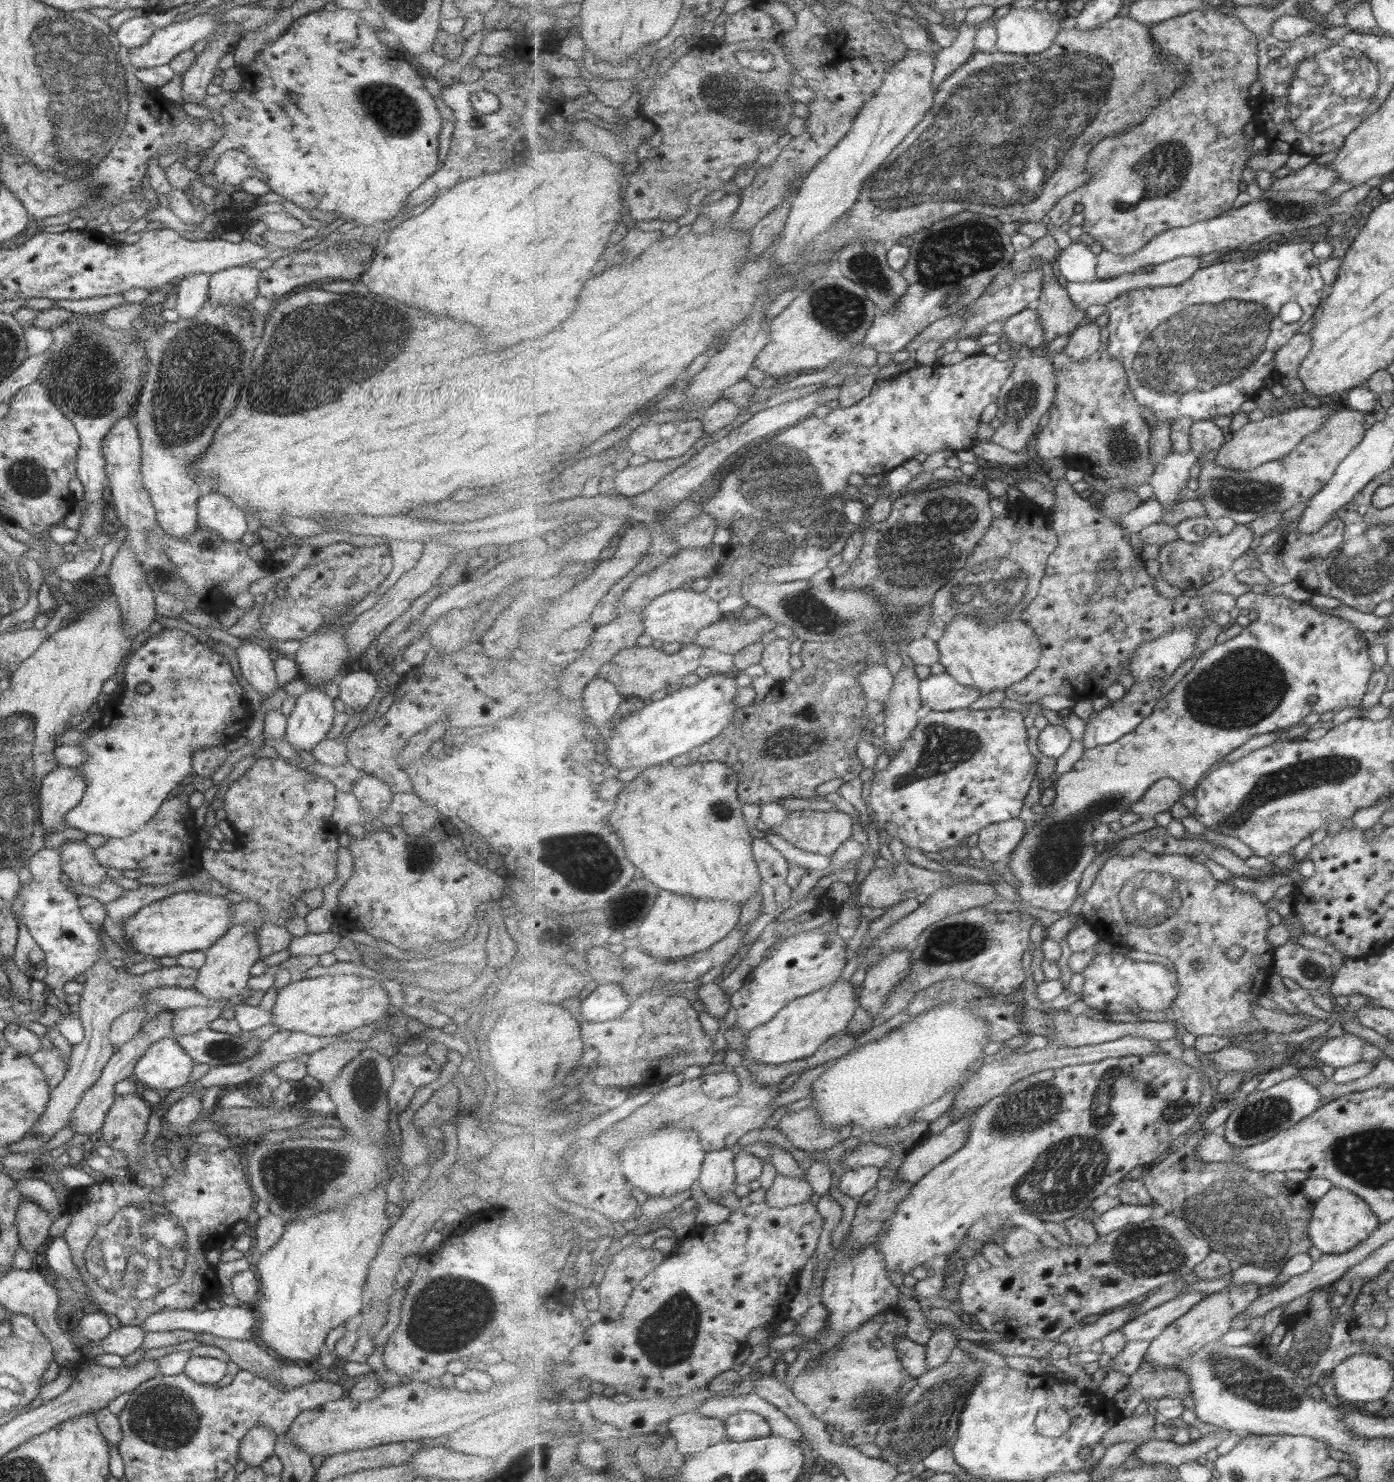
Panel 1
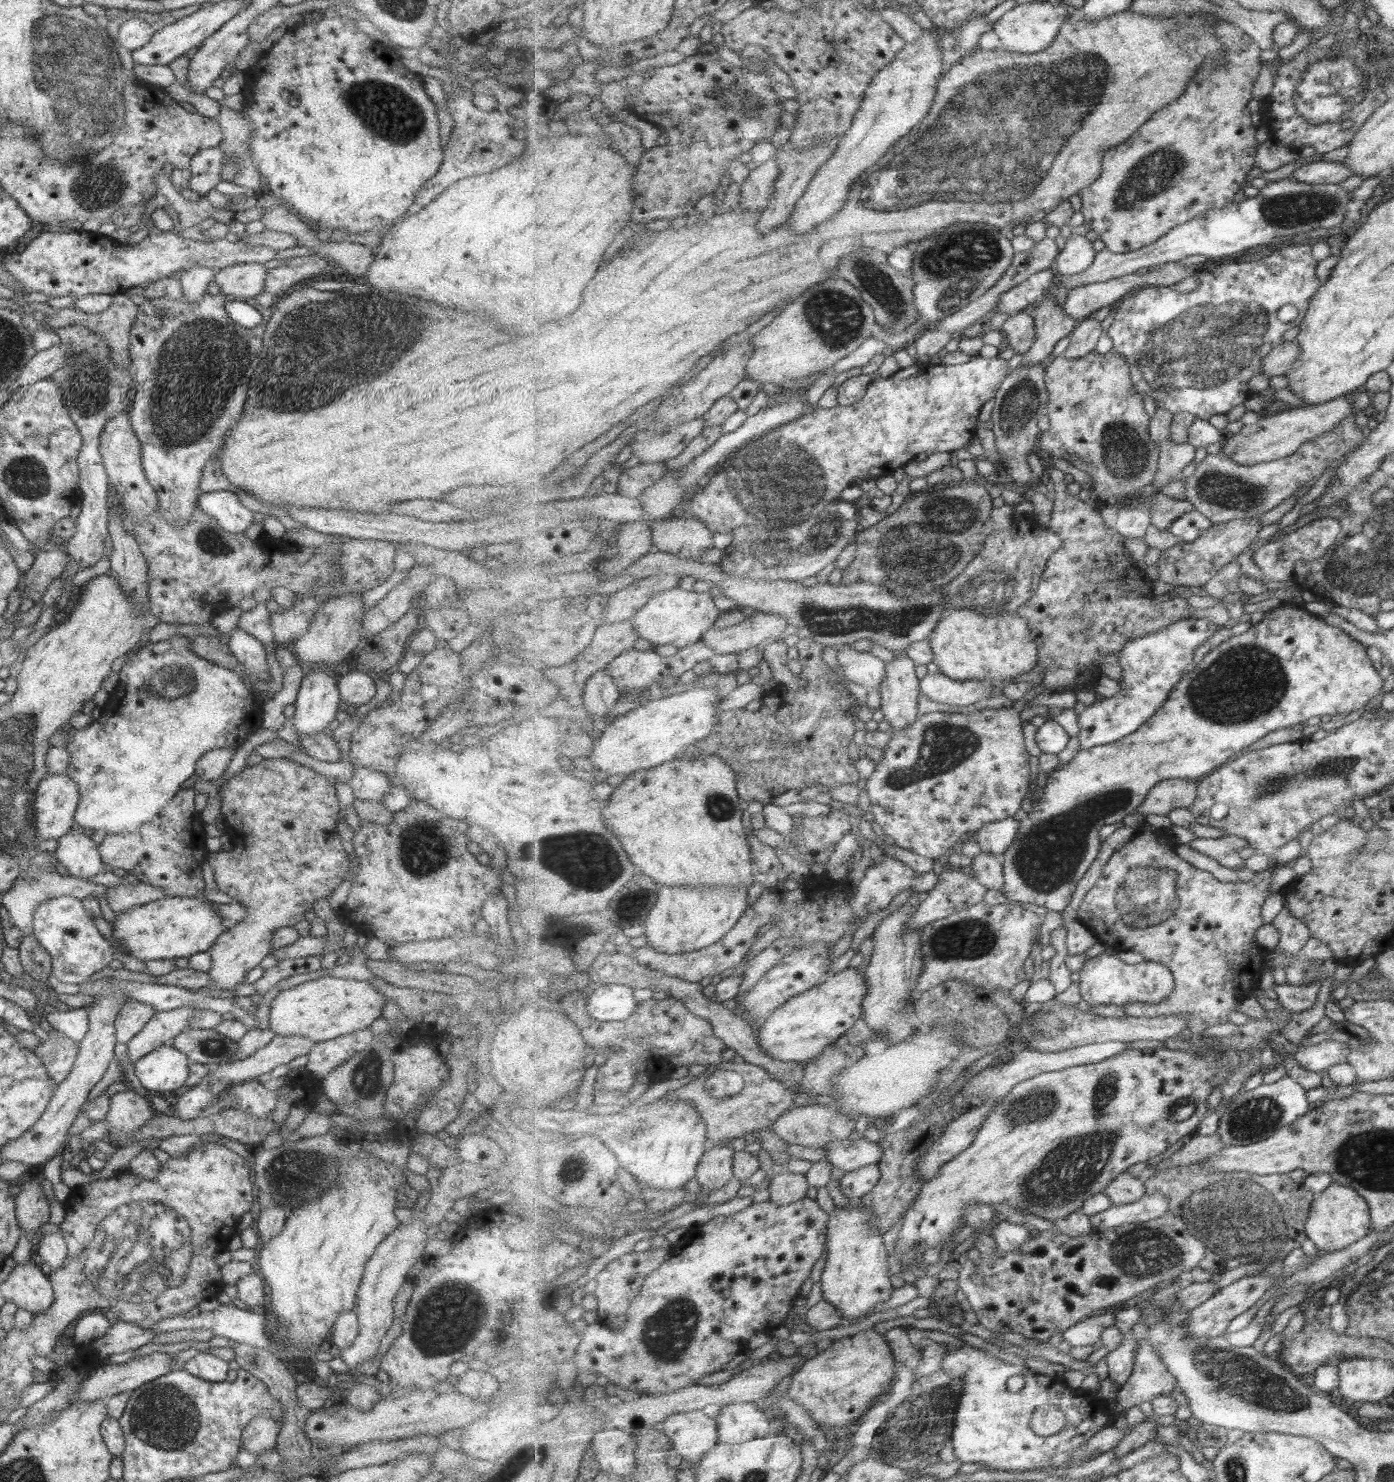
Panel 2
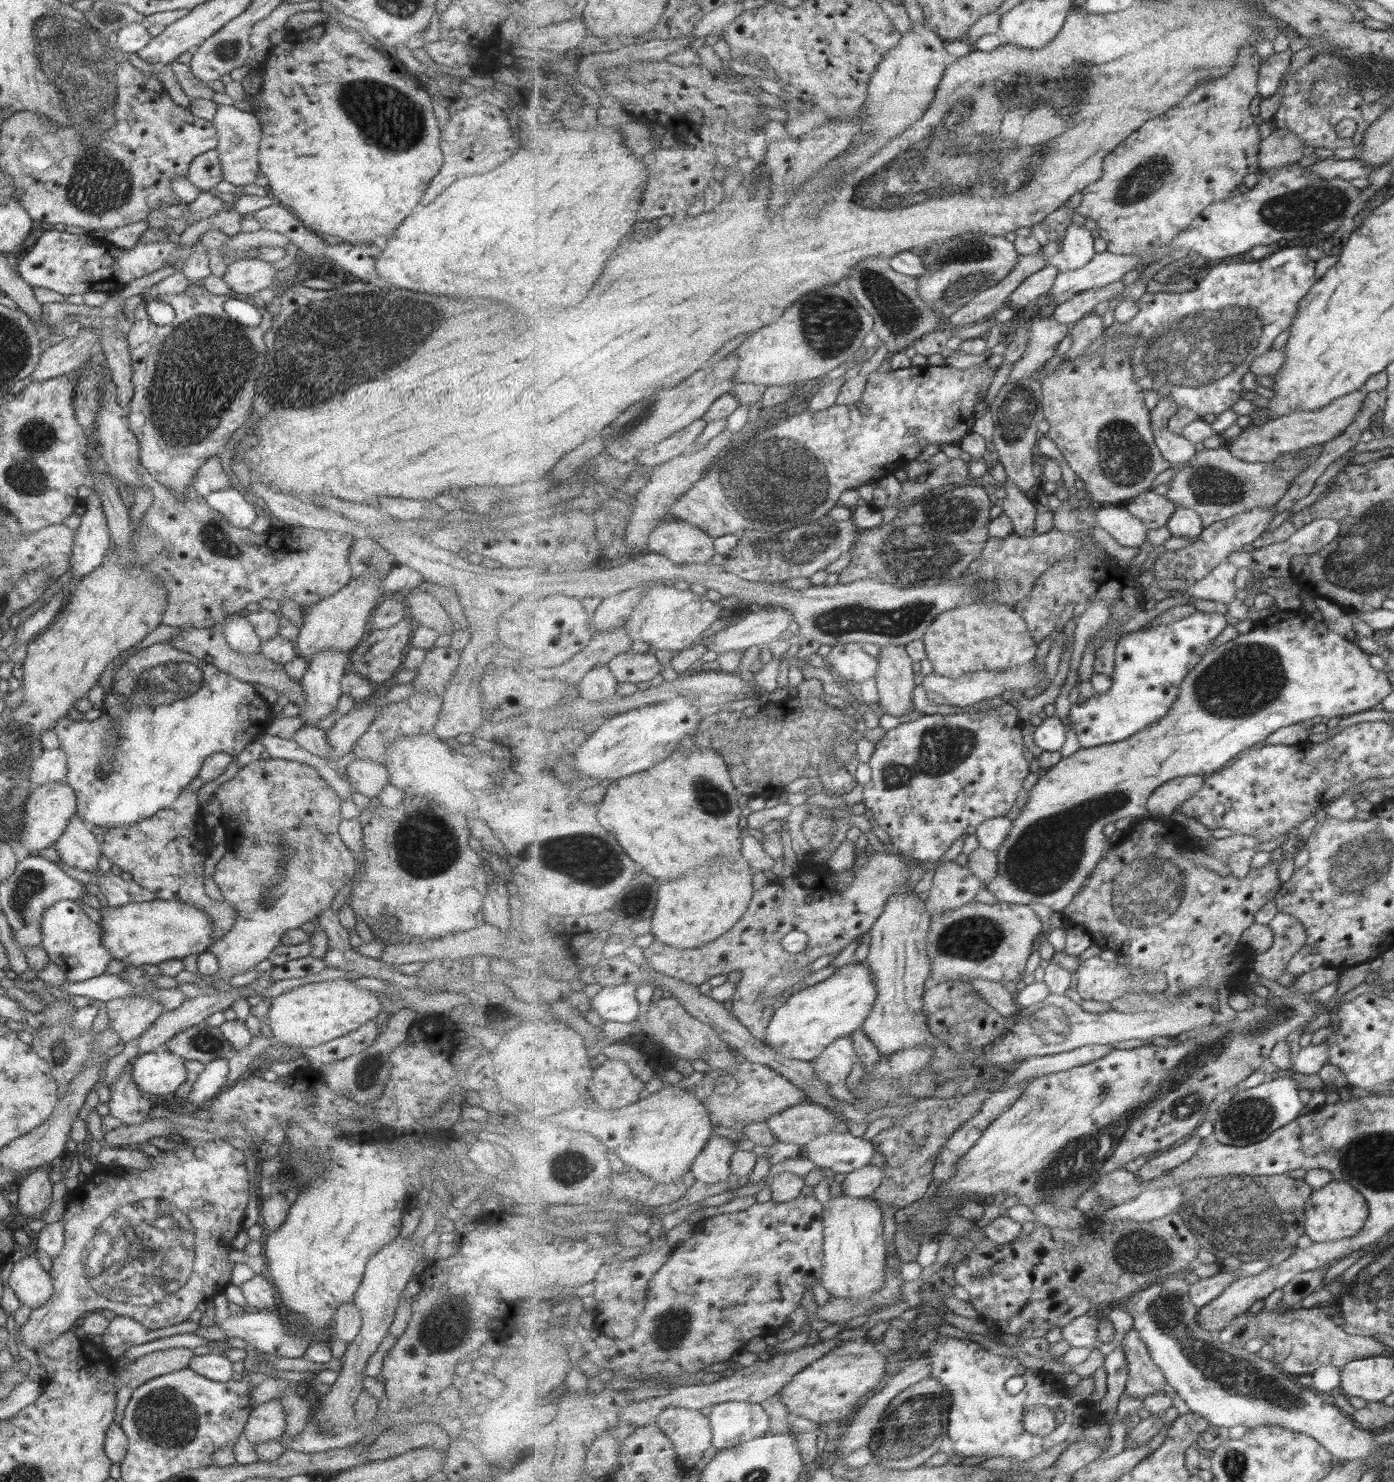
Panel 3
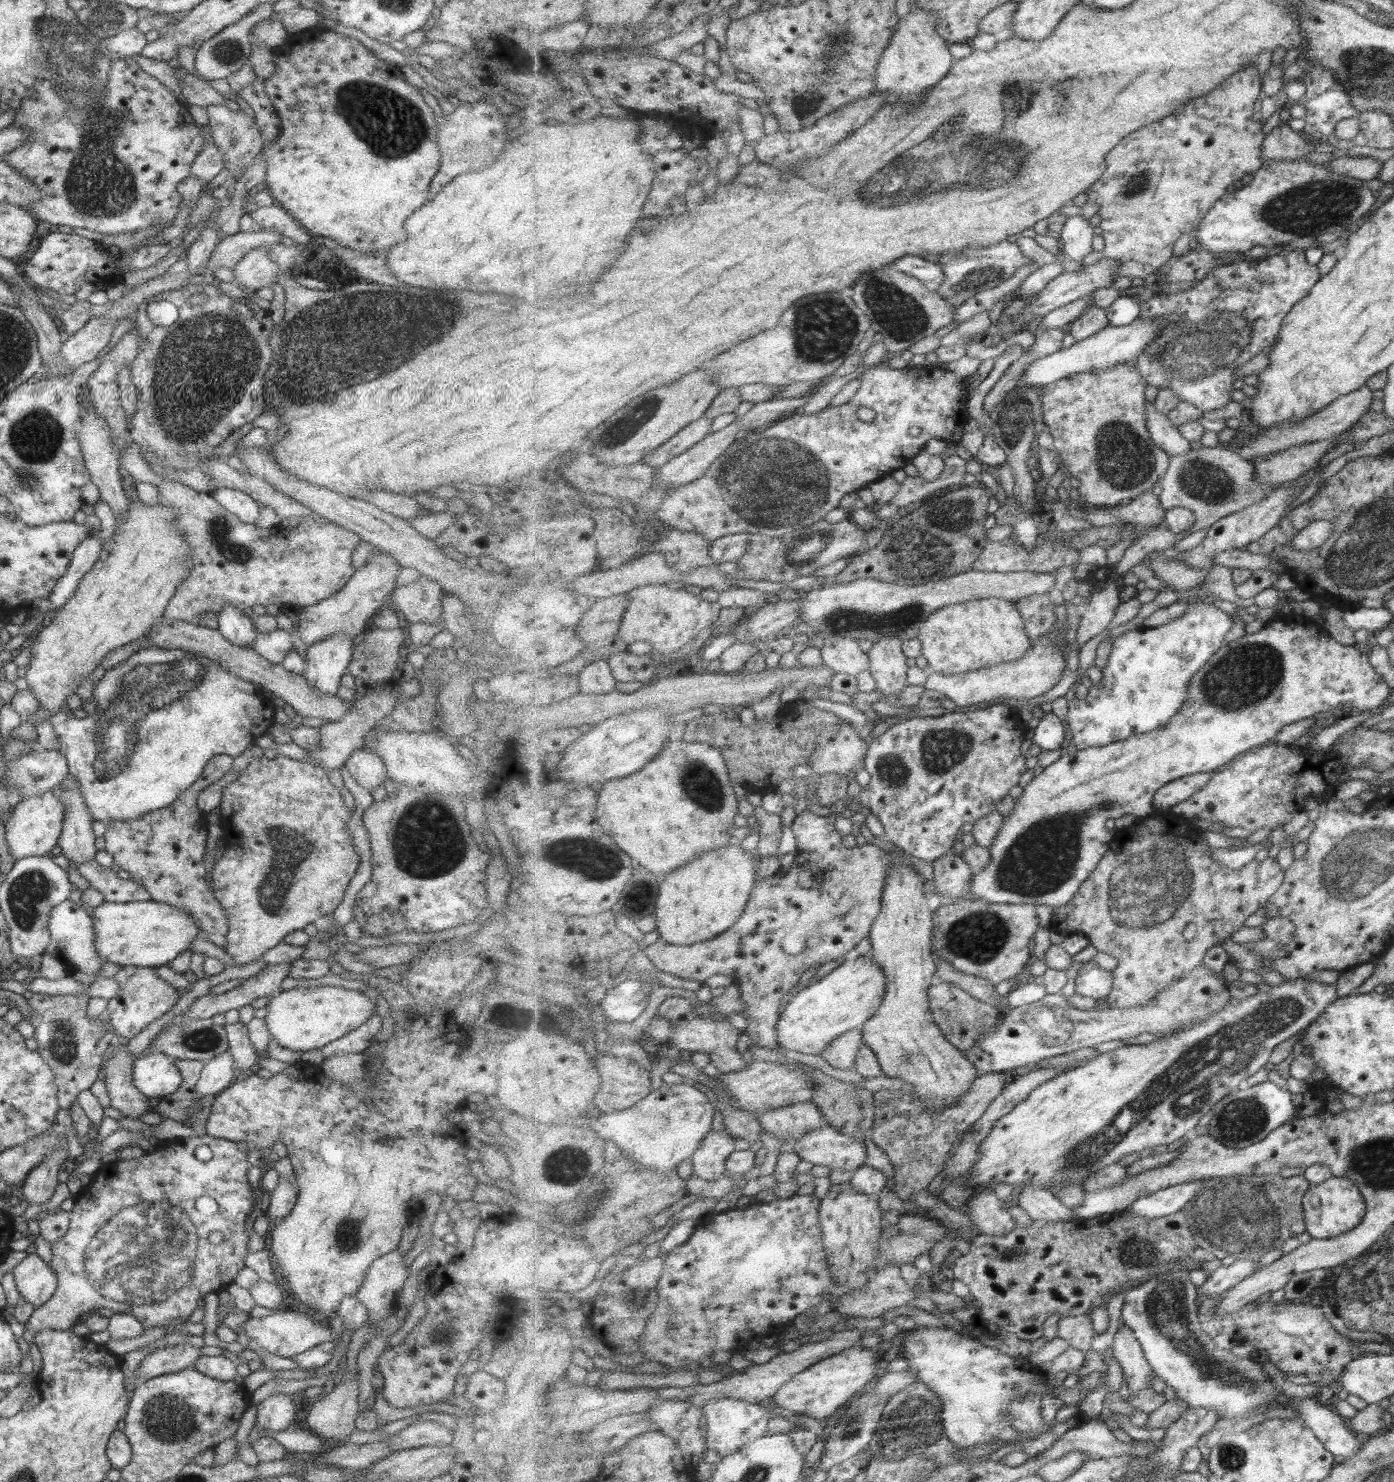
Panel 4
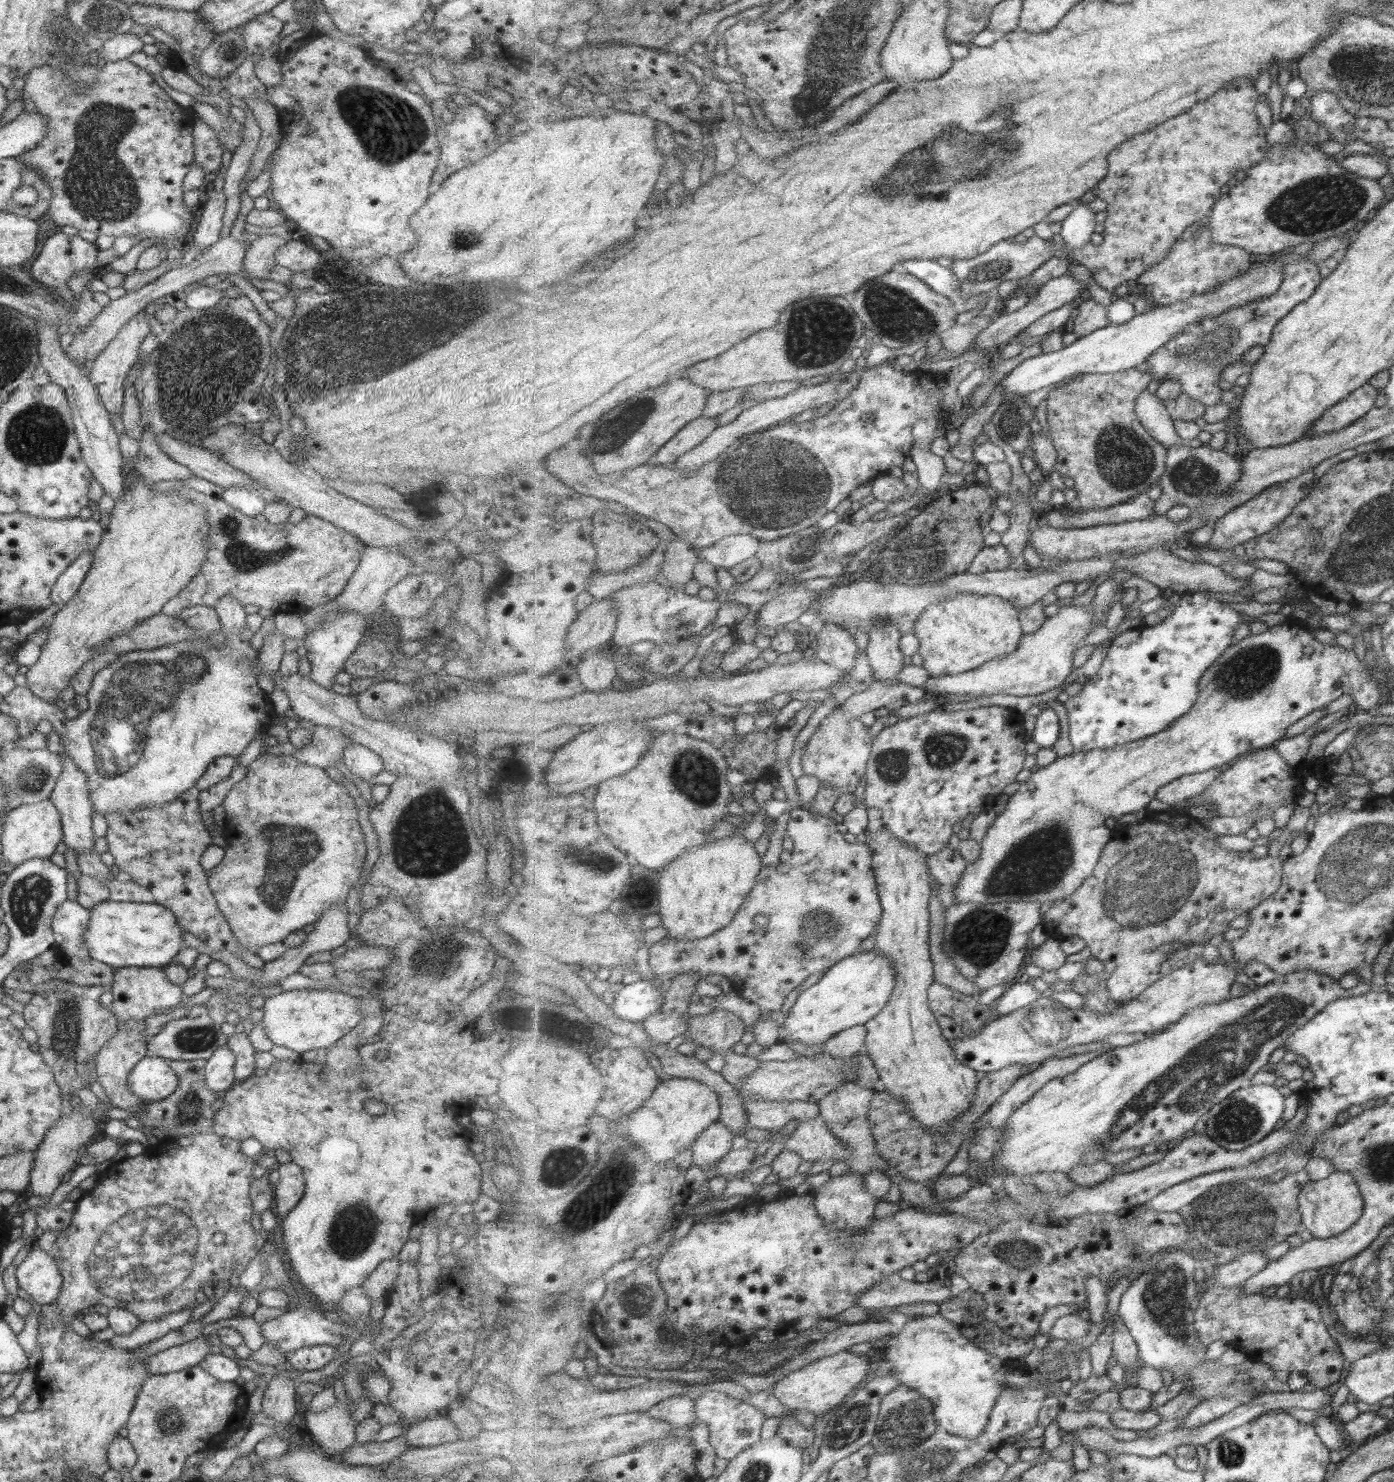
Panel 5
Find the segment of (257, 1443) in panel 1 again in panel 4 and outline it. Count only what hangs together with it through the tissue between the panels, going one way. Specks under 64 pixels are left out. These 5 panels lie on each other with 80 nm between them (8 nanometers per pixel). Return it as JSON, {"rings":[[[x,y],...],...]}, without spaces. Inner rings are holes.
{"rings":[[[273,1393],[256,1404],[255,1422],[252,1429],[281,1432],[294,1423],[293,1416],[297,1409],[294,1397]]]}

